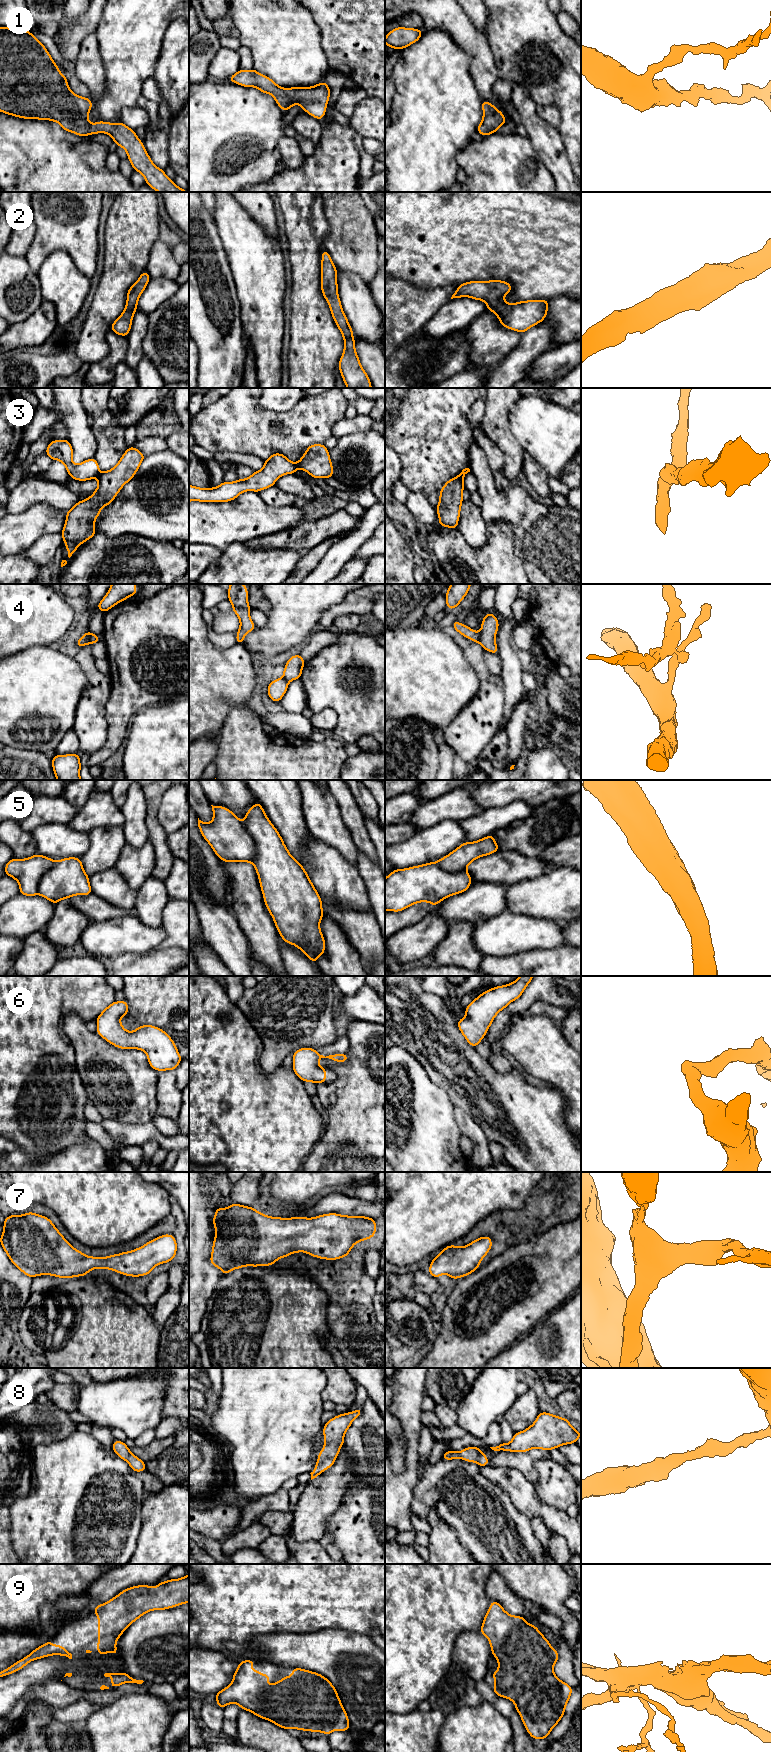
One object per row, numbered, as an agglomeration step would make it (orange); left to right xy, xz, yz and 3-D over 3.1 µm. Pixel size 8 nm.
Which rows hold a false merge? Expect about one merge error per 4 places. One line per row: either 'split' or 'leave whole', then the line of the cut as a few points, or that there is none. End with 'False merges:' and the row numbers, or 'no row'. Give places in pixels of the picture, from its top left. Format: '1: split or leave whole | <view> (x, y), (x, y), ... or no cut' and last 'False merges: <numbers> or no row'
1: leave whole | no cut
2: leave whole | no cut
3: split | xy (100, 473), (97, 477)
4: split | xy (90, 632), (89, 643)
5: split | xz (242, 822), (254, 844), (254, 860), (252, 863)
6: leave whole | no cut
7: leave whole | no cut
8: leave whole | no cut
9: split | yz (526, 1623), (504, 1640), (503, 1654), (496, 1658)
False merges: 3, 4, 5, 9

